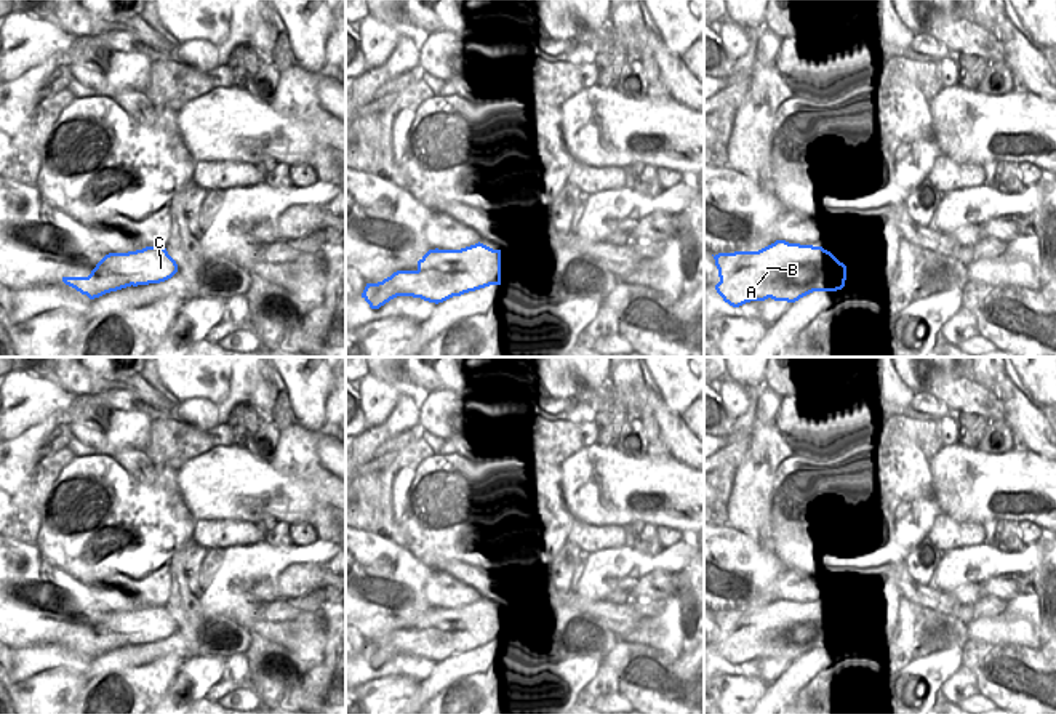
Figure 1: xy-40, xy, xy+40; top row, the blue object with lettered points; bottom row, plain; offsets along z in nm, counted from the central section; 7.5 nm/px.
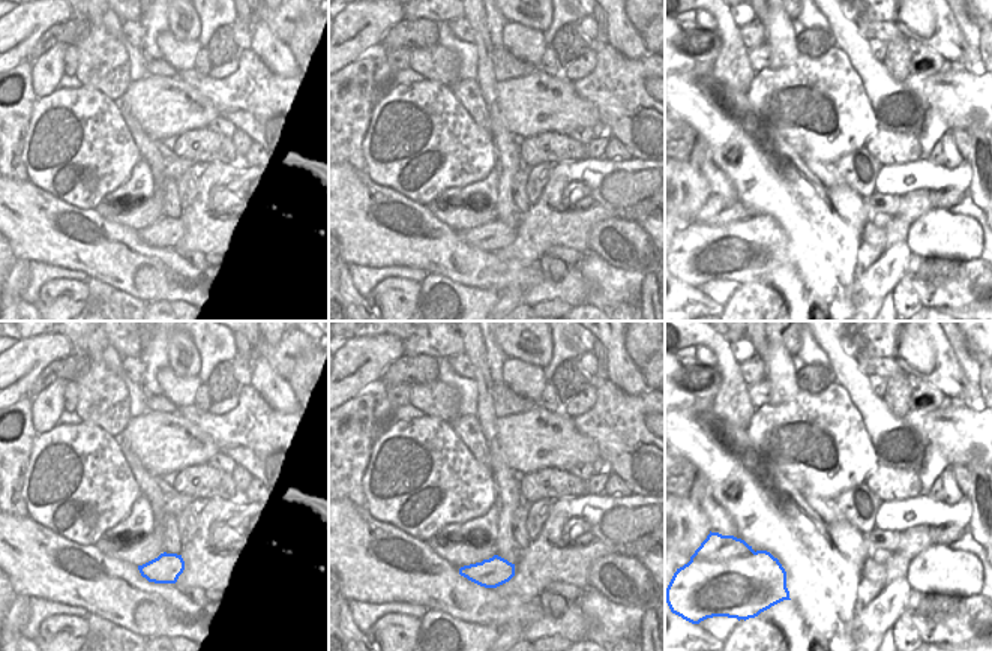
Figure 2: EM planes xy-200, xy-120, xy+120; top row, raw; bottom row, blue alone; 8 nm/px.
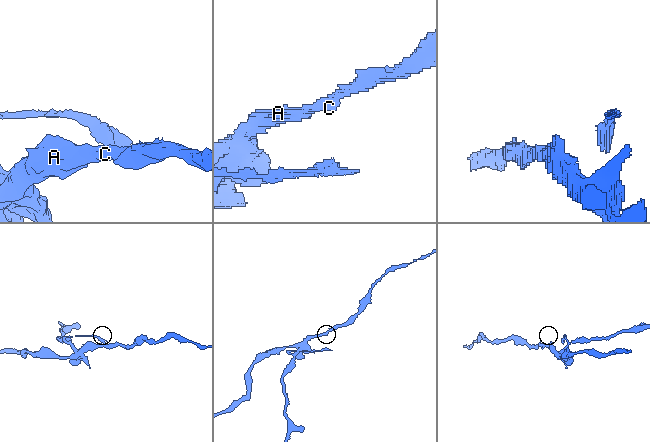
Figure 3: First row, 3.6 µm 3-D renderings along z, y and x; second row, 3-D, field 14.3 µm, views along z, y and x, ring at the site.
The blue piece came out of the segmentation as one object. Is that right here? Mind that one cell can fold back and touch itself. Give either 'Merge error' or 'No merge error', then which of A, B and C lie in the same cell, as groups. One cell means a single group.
Merge error. Groups: A C / B.

